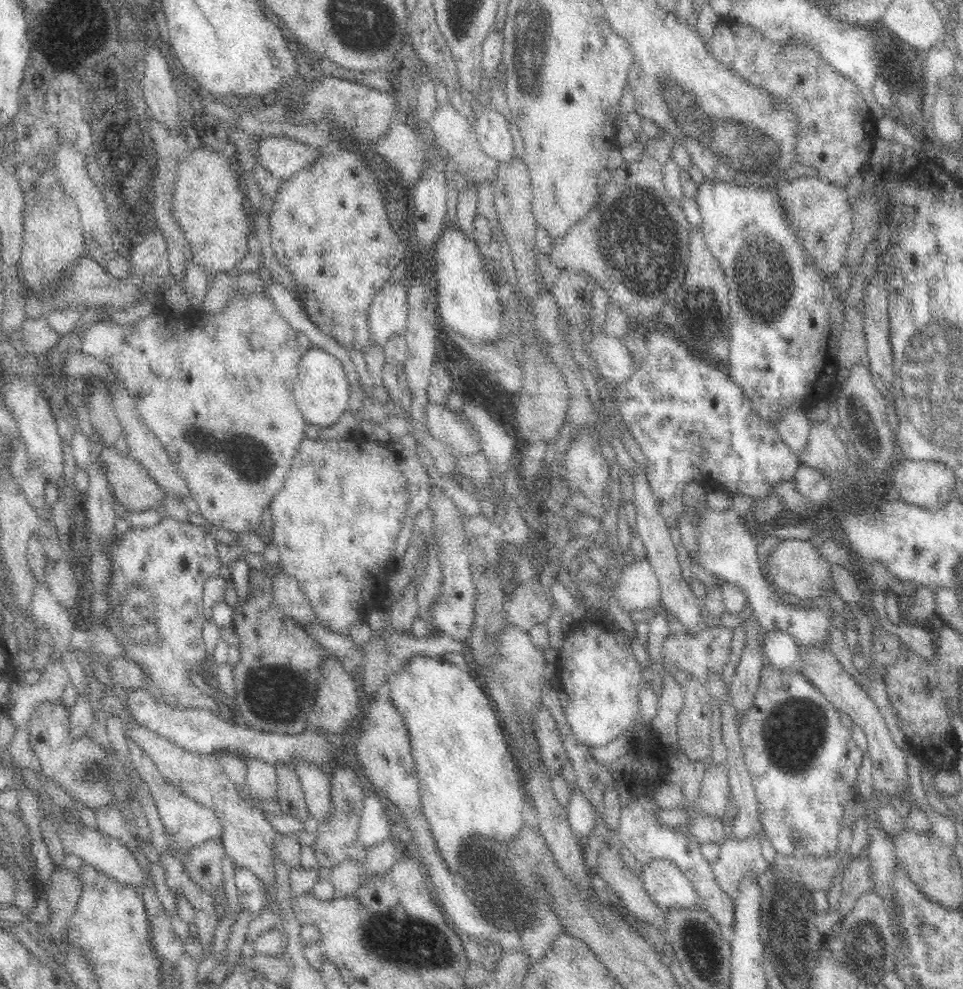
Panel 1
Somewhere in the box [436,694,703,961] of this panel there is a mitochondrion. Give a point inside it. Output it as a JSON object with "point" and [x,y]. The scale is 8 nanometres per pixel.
{"point":[494,880]}

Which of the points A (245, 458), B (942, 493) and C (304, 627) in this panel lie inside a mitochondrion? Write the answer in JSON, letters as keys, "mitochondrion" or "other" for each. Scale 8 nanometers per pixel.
{"A":"mitochondrion","B":"other","C":"other"}

